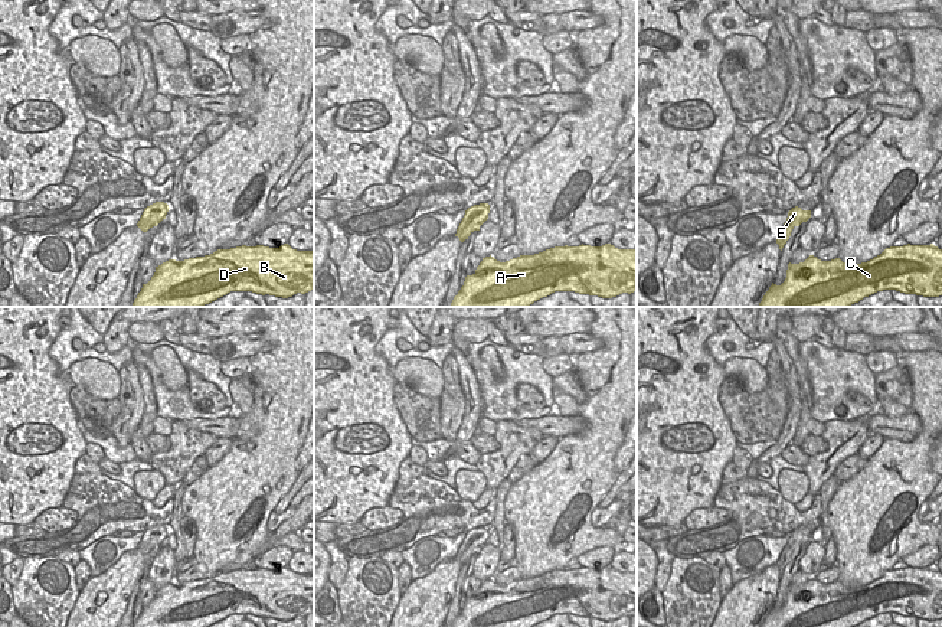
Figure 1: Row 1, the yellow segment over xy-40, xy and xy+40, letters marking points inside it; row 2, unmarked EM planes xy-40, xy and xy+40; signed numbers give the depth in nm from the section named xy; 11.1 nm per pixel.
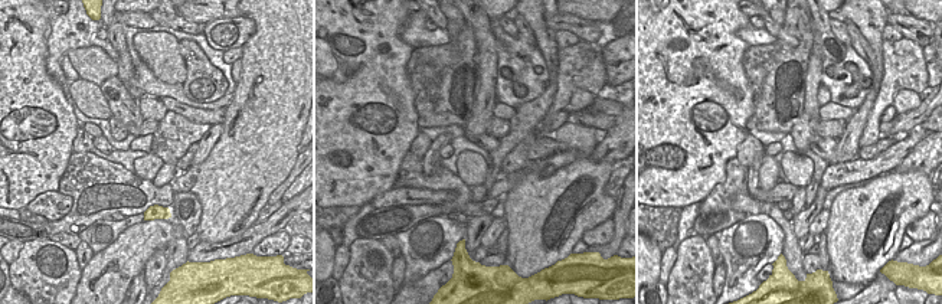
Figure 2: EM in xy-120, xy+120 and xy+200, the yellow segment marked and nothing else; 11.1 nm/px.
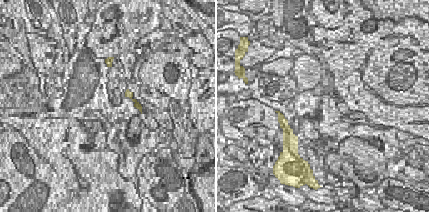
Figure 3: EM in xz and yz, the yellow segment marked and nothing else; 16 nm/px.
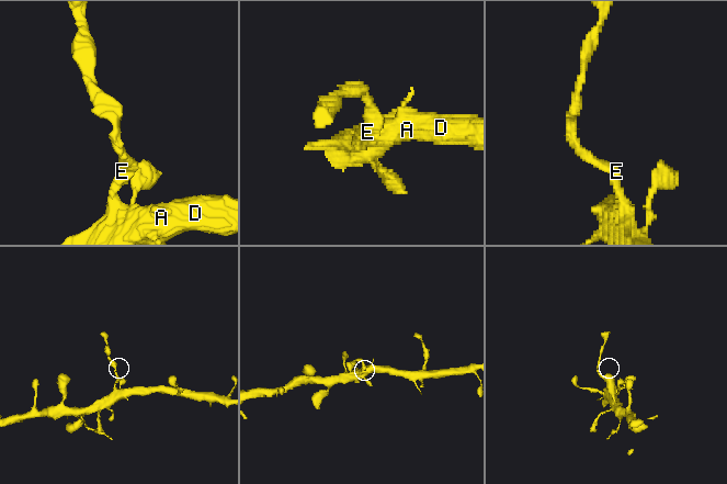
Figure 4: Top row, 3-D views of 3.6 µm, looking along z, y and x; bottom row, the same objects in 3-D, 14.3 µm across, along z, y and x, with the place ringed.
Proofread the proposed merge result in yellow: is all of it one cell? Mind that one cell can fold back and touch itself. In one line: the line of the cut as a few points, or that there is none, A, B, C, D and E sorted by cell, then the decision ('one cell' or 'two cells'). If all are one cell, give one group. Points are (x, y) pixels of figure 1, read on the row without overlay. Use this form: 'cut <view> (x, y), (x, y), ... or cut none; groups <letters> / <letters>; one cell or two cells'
cut xy+40 (778, 559), (788, 561); groups A B C D / E; two cells

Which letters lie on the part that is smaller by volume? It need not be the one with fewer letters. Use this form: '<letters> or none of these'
E

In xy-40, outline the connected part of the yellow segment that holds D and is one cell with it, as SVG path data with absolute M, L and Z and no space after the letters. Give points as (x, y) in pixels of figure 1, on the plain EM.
M242 568L163 585L133 627L209 627L230 614L288 621L311 613L314 574Z

